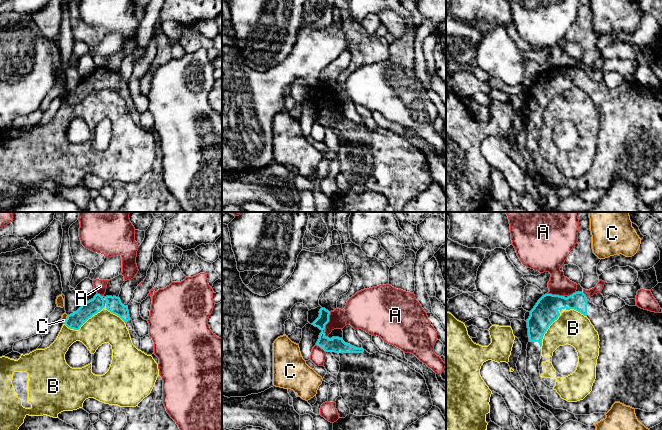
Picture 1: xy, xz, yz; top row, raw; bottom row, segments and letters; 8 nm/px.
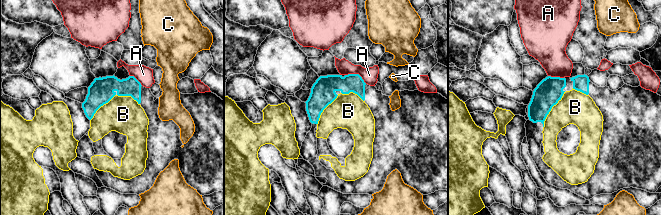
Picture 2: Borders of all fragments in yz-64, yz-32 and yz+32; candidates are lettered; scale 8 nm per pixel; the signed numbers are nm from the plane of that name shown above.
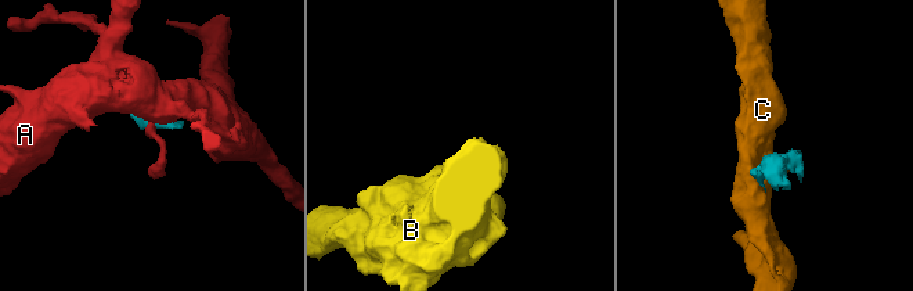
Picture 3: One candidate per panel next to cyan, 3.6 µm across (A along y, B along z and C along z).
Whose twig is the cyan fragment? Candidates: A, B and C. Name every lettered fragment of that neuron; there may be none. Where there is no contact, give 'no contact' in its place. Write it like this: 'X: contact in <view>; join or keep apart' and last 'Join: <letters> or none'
A: contact in xz; keep apart
B: contact in yz; keep apart
C: contact in xy; keep apart
Join: none

